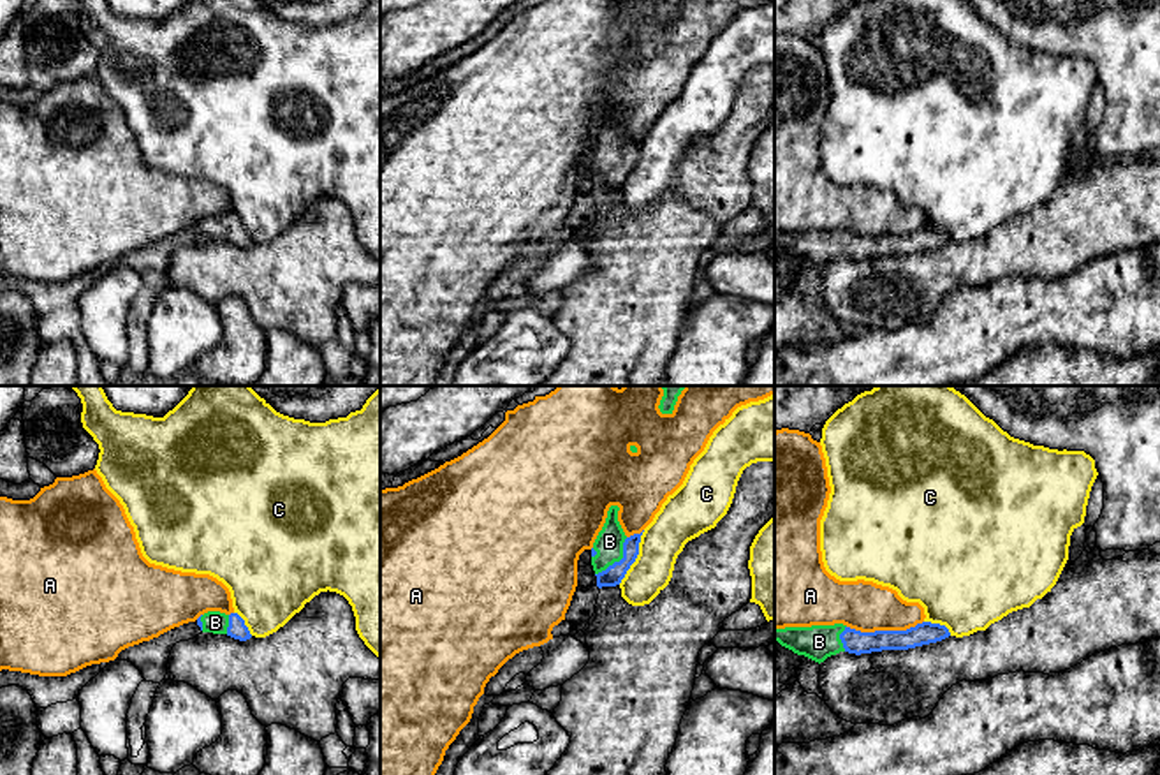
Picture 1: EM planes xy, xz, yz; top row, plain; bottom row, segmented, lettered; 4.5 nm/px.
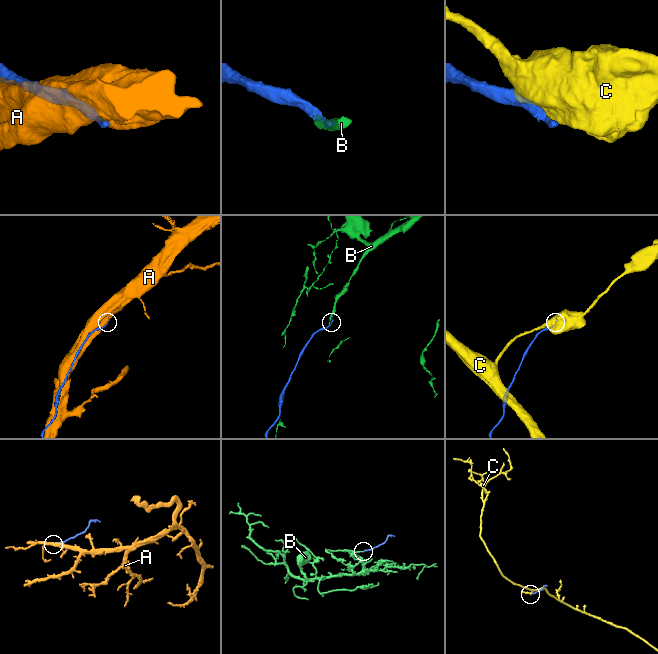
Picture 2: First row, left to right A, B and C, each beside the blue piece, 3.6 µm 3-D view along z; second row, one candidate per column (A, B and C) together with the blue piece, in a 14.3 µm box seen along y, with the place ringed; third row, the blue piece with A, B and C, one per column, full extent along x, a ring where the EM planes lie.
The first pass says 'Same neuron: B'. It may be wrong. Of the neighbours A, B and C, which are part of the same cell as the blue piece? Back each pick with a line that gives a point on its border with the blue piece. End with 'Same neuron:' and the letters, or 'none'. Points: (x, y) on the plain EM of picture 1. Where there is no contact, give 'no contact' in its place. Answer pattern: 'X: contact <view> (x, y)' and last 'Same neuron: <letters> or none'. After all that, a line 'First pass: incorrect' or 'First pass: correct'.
B: contact xz (620, 166)
Same neuron: B
First pass: correct

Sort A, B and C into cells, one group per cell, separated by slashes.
A / B / C

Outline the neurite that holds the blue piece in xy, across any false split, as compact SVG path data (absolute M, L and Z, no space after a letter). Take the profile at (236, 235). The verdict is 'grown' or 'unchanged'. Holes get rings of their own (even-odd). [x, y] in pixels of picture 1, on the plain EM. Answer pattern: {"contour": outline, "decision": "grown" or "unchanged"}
{"contour": "M208 217L197 224L197 231L202 238L227 240L239 247L252 243L245 225L238 218Z", "decision": "grown"}

